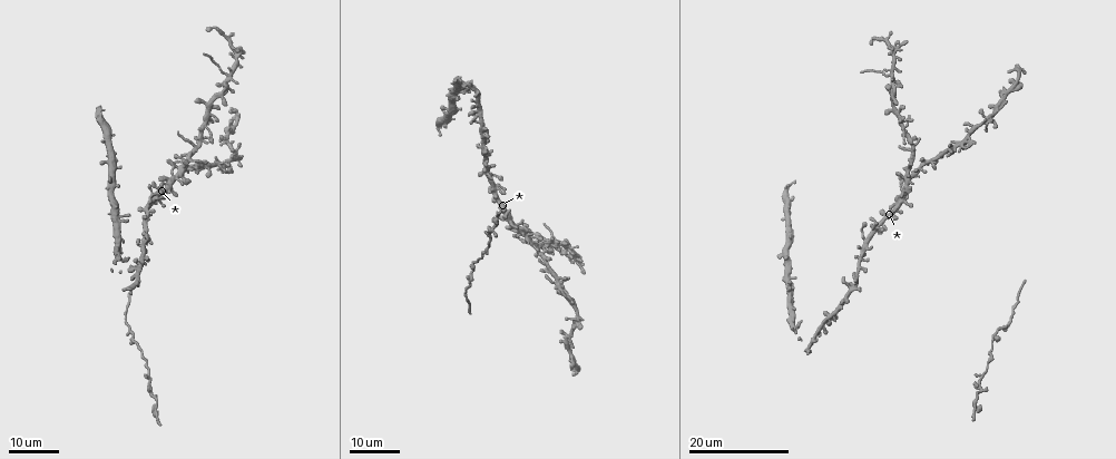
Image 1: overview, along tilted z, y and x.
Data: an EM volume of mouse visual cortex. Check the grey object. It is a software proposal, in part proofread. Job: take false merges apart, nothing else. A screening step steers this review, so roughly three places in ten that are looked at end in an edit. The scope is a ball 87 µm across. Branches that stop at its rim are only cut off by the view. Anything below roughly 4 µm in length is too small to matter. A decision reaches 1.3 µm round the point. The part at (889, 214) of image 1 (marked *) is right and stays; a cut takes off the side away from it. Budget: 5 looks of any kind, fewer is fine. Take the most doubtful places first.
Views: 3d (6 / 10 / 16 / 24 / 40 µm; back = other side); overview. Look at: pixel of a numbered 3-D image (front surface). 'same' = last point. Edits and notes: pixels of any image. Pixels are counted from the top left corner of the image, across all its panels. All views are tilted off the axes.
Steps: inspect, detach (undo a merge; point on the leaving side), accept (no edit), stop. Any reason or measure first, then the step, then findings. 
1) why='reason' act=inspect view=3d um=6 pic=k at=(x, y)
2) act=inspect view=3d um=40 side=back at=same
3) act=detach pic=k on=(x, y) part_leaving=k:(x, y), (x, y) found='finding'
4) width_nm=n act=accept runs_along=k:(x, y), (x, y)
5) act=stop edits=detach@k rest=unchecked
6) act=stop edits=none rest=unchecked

why='thin arm on a thick one' act=inspect view=3d um=16 pic=1 at=(228, 77)

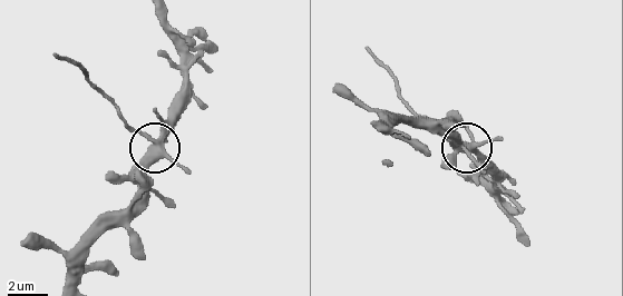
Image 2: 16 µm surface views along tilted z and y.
why='zoom in' act=inspect view=3d um=10 pic=2 at=(156, 143)

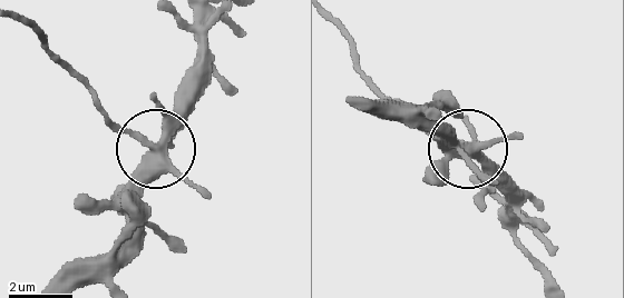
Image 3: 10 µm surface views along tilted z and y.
side_arm_um=9 arms=4 act=detach pic=3 on=(202, 189) found='a second neuron is stuck on'

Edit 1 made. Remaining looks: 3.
act=inspect view=overview

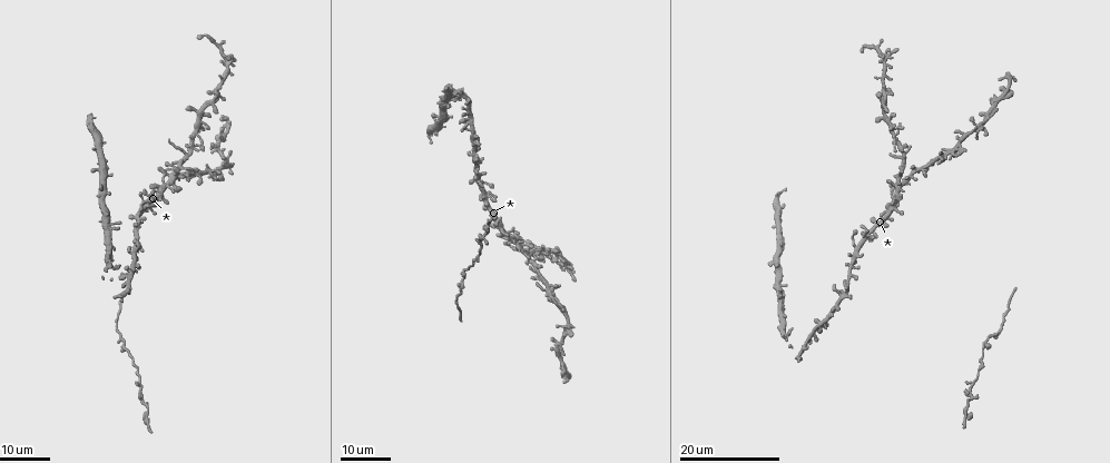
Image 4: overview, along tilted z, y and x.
why='small branch off a trunk' act=inspect view=3d um=24 pic=4 at=(226, 118)

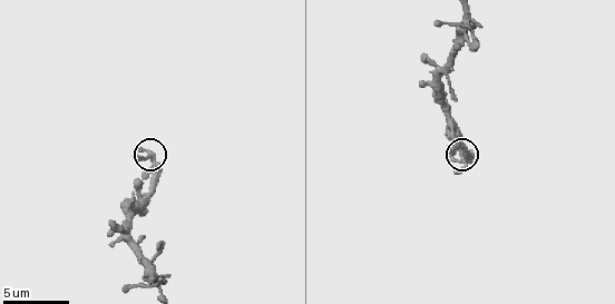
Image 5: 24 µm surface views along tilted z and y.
why='zoom in' act=inspect view=3d um=10 pic=5 at=(155, 161)

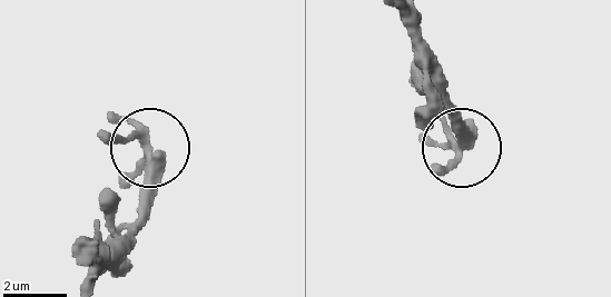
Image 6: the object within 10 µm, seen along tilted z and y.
act=accept runs_along=6:(87, 273), (139, 223), (150, 197), (145, 139), (105, 134) found='continuous, no second neuron'

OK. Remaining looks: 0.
act=stop edits=detach@3 rest=unchecked

